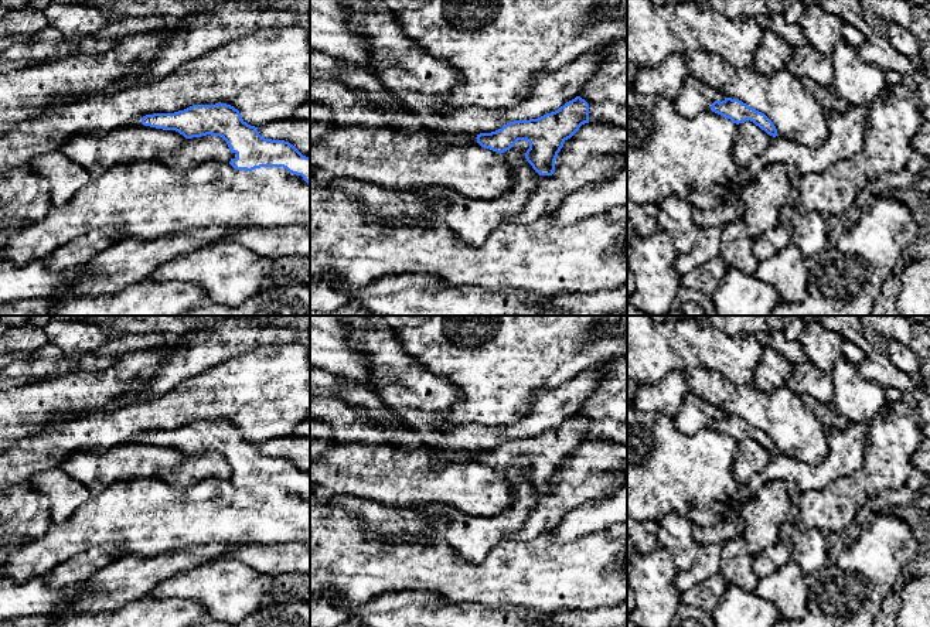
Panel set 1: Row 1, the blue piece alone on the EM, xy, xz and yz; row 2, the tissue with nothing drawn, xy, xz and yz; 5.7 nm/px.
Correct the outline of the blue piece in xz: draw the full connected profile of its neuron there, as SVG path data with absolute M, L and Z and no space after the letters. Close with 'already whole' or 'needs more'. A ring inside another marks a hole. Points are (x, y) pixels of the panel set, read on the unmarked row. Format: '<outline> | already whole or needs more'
M576 413L555 429L538 436L510 439L495 449L480 450L476 456L481 464L500 471L518 457L527 457L527 478L539 493L552 493L563 460L585 440L589 440L589 420Z | already whole

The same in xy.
M193 422L174 430L146 432L142 442L176 447L185 456L219 453L231 470L236 471L229 478L234 485L252 488L260 484L283 484L310 501L310 474L303 473L289 459L262 454L258 444L248 442L231 422Z | already whole

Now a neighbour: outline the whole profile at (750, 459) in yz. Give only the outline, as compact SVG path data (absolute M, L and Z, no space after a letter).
M746 437L737 442L737 451L733 459L733 478L742 485L747 484L752 477L760 474L773 459L773 453L767 451L753 439Z

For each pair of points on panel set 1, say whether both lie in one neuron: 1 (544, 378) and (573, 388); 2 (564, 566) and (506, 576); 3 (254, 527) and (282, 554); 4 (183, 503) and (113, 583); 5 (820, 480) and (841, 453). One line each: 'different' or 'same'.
1: different
2: same
3: different
4: different
5: same

